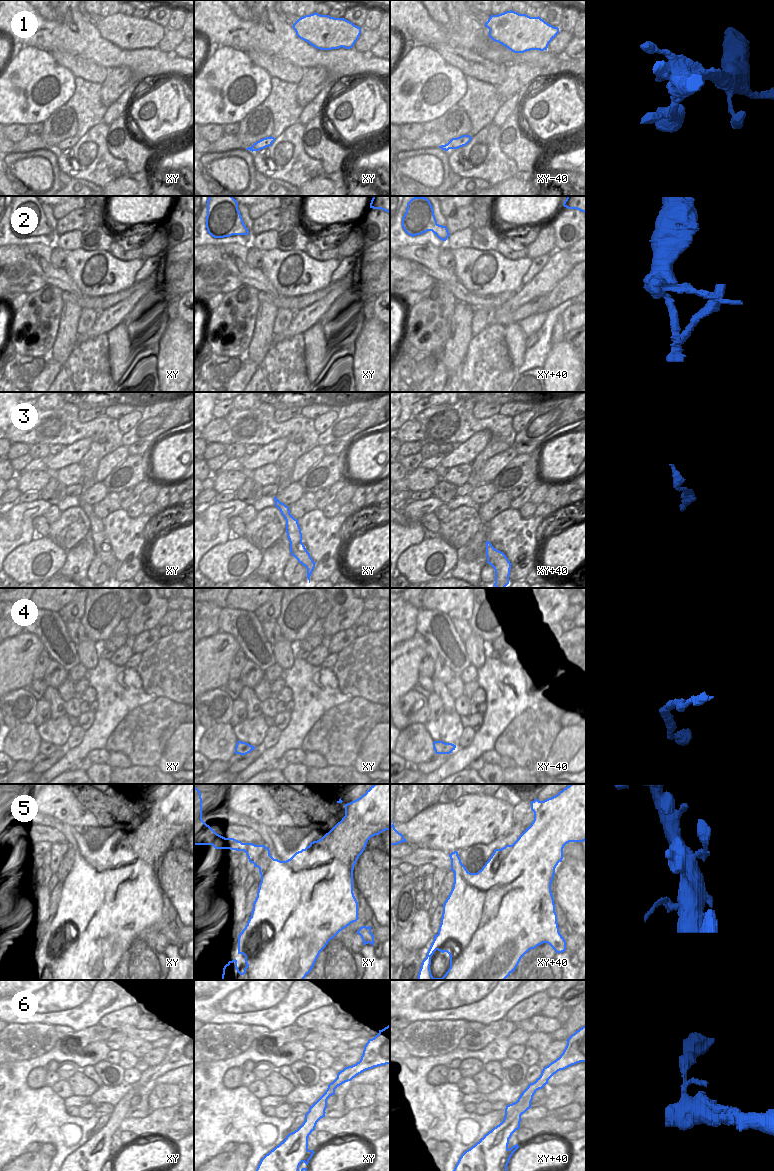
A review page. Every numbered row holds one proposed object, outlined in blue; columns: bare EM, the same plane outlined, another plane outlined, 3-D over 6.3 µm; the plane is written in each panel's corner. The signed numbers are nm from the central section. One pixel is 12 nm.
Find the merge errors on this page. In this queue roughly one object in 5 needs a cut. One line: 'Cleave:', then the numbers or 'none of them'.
Cleave: 2

